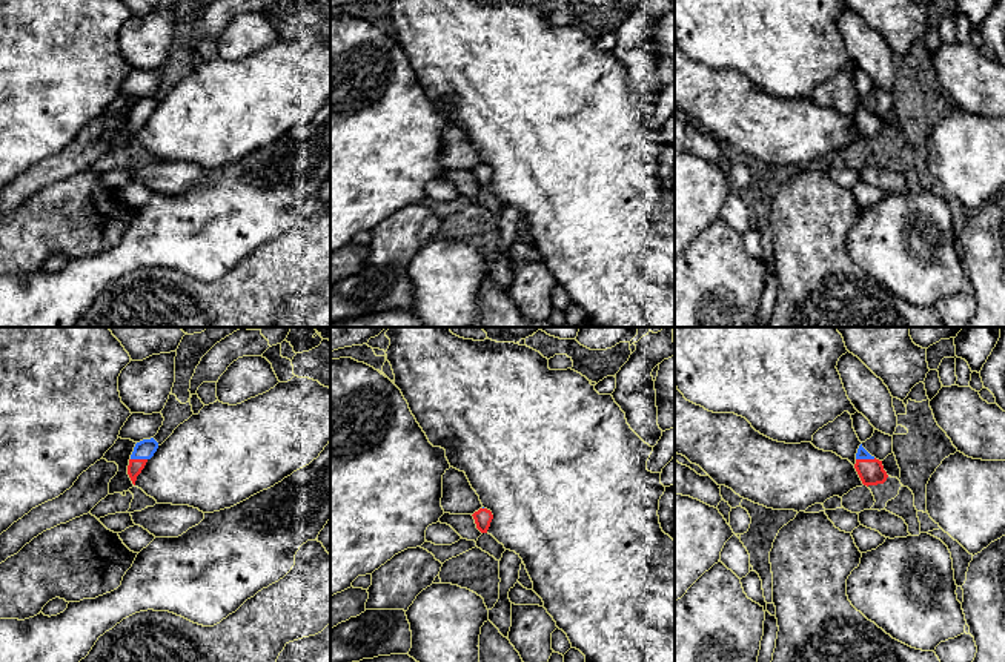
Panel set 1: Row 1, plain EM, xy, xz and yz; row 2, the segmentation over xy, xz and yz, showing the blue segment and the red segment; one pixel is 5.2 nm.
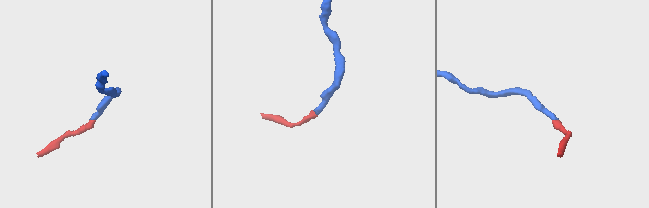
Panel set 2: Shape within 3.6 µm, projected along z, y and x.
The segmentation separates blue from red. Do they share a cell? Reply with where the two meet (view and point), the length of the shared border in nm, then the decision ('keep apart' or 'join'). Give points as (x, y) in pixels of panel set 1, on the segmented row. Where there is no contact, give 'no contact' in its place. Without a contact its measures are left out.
yz (865, 458) | 100 nm | join

